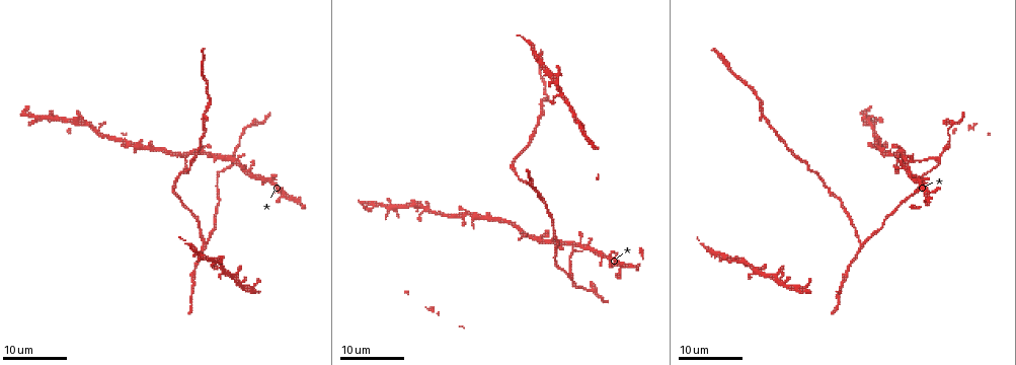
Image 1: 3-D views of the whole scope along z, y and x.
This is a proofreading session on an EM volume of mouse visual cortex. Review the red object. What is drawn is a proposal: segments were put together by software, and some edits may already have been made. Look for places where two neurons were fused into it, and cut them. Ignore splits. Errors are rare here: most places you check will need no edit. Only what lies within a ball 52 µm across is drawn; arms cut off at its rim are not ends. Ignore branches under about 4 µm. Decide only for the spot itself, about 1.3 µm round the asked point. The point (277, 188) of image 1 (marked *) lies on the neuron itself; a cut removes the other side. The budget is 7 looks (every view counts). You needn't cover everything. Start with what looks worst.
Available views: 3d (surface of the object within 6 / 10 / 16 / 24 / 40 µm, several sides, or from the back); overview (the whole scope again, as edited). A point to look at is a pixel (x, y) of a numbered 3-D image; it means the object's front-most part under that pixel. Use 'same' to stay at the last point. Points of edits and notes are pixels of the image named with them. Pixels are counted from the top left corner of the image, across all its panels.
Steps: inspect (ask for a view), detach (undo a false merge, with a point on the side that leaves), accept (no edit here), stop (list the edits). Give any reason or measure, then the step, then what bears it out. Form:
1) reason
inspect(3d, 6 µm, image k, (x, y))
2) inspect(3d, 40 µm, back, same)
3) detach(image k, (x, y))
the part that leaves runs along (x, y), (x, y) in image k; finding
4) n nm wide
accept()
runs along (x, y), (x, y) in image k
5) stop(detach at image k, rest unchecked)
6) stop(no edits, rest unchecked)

looks like a crossing
inspect(3d, 24 µm, image 1, (425, 210))

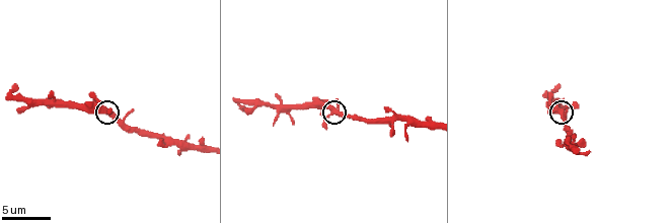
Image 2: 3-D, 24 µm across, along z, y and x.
zoom in
inspect(3d, 6 µm, image 2, (331, 111))

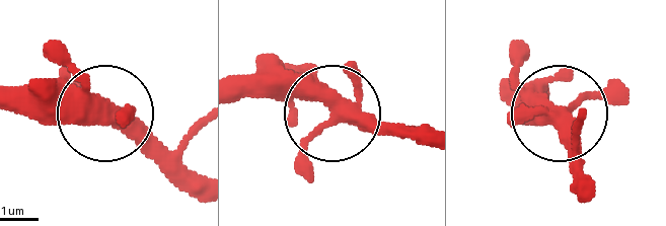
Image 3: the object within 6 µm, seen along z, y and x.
4 arms
accept()
runs along (429, 141), (248, 86) in image 3; all the same neuron

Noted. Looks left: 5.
branch point
inspect(3d, 24 µm, image 1, (203, 242))

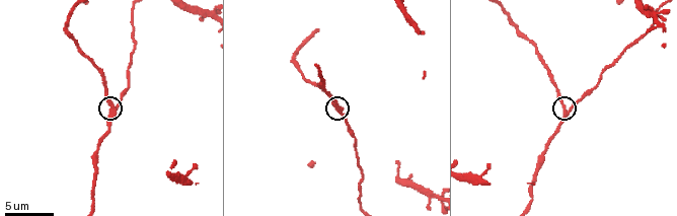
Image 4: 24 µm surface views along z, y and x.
inspect(3d, 6 µm, image 4, (563, 111))

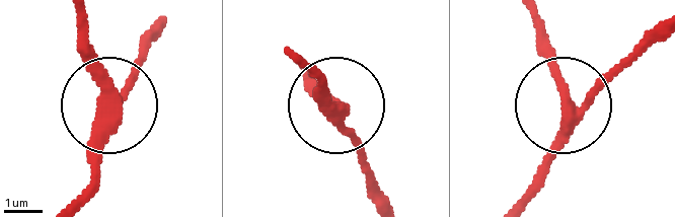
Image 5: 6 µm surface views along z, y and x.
accept()
runs along (652, 33), (569, 104), (545, 185) in image 5; all the same neuron

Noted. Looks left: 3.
four arms meet
inspect(3d, 24 µm, image 1, (573, 246))

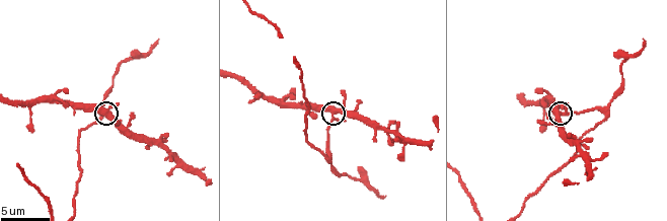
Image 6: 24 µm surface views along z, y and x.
inspect(3d, 6 µm, image 6, (331, 110))

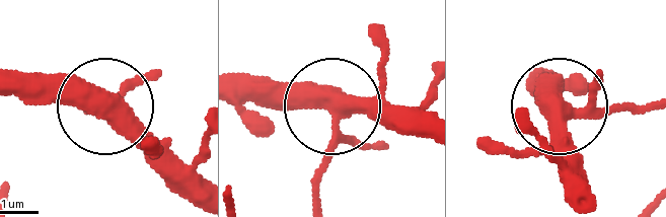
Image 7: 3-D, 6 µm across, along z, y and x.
other side
inspect(3d, 6 µm, back, image 7, (561, 106))

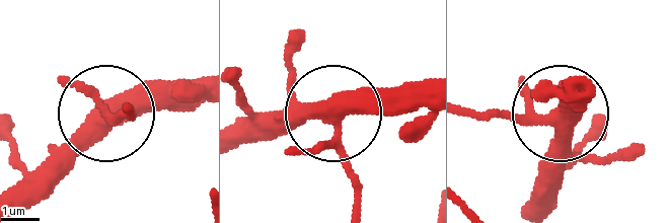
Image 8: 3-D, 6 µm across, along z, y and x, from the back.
420 nm wide
accept()
runs along (243, 143), (341, 110), (428, 100) in image 8; all the same neuron

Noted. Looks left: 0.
stop(no edits, rest unchecked)

